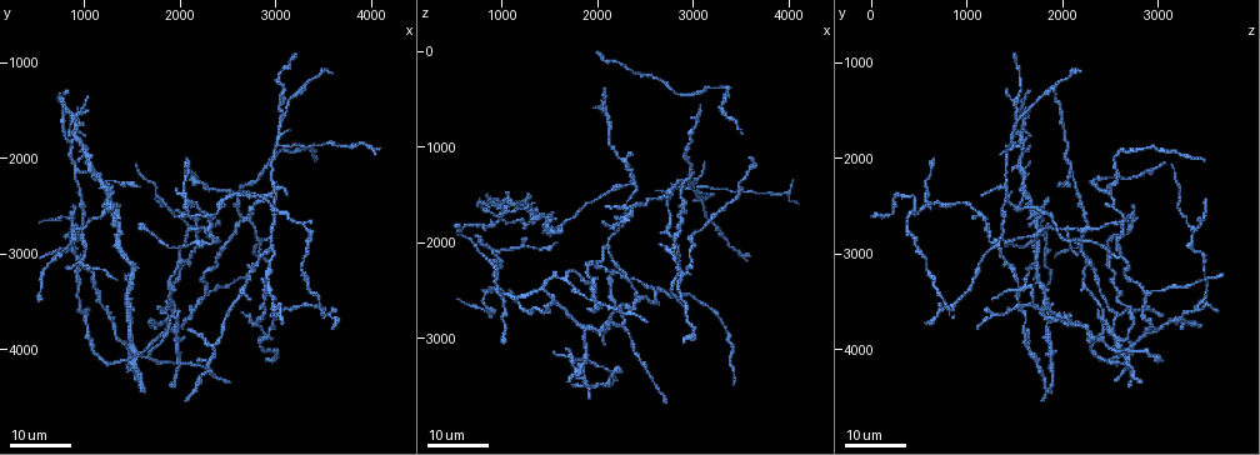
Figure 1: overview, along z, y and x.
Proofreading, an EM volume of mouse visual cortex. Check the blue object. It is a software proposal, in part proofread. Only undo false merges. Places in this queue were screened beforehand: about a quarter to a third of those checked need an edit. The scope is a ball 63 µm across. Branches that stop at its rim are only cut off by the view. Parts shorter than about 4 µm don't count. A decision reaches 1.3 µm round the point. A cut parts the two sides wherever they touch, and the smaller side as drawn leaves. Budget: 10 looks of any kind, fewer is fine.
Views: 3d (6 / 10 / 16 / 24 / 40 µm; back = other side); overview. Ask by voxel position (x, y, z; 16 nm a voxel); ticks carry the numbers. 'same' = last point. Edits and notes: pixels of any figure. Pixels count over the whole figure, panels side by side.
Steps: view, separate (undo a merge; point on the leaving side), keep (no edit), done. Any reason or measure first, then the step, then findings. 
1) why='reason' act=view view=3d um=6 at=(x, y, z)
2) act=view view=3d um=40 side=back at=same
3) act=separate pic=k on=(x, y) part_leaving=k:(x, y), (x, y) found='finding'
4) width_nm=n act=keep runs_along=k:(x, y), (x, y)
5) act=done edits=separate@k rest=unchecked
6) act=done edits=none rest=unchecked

act=view view=3d um=24 at=(2400, 2880, 1420)

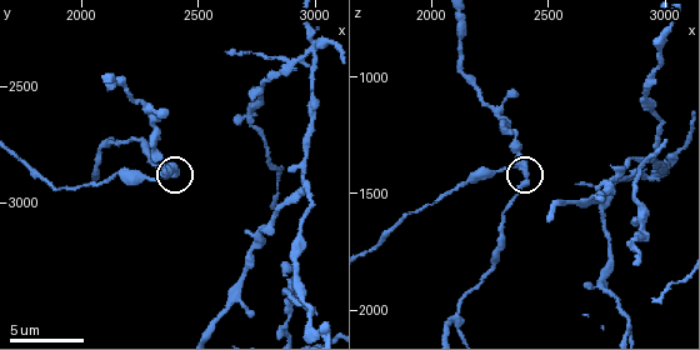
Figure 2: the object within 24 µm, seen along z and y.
why='closer look' act=view view=3d um=10 at=same

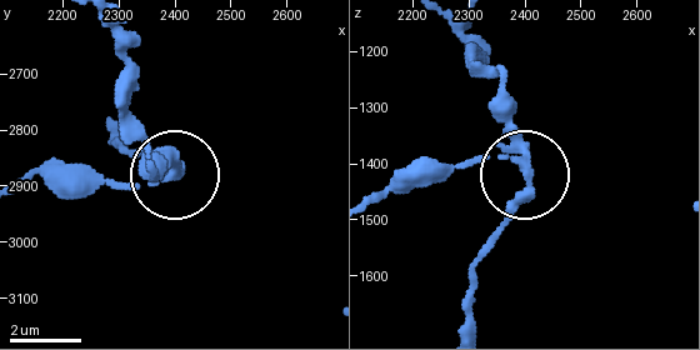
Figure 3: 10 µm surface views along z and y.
arms=3 act=keep runs_along=3:(464, 329), (476, 258), (524, 176), (500, 159), (413, 168) found='all the same neuron'

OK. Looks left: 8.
why='four-way junction' act=view view=3d um=16 at=(2980, 2360, 1420)

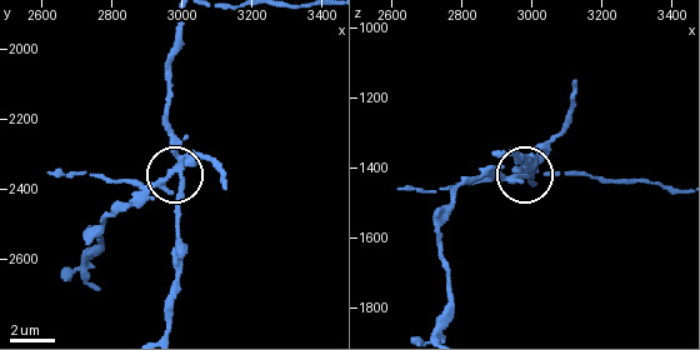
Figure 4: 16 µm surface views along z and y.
act=view view=3d um=6 at=same

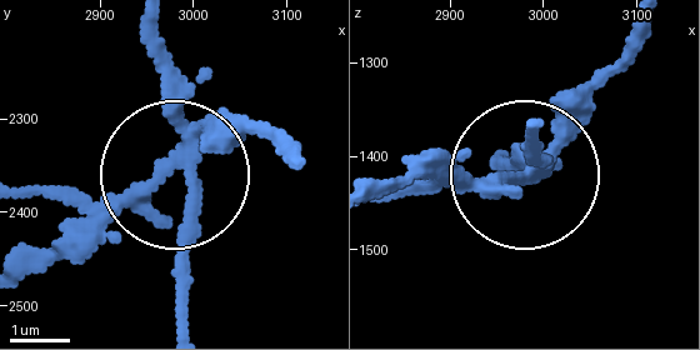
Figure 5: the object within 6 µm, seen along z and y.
act=view view=3d um=6 side=back at=same

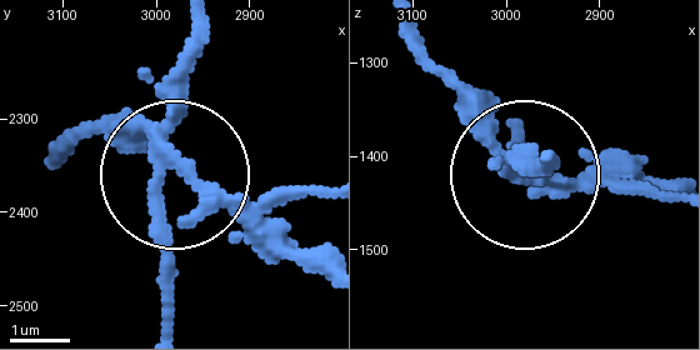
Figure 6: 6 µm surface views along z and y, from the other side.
arms=4 act=keep found='all the same neuron'

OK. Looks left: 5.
why='three arms meet' act=view view=3d um=16 at=(3280, 1240, 1940)

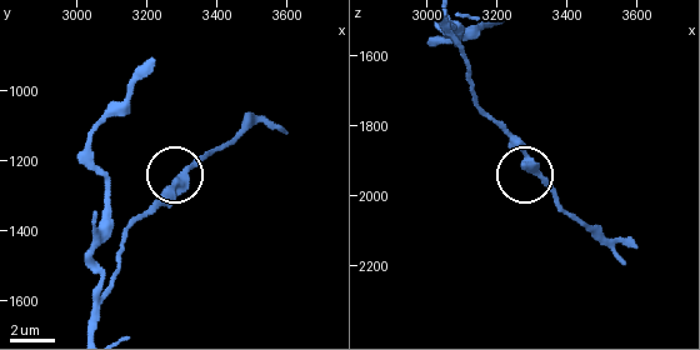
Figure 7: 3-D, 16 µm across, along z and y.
act=view view=3d um=10 at=(3300, 1250, 1920)

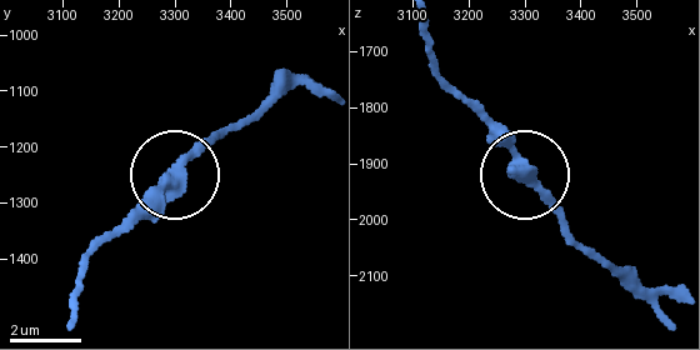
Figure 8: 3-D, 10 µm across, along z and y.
act=keep runs_along=8:(423, 23), (444, 85), (506, 148), (566, 234) found='one neuron here'

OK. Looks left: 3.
why='three-way junction' act=view view=3d um=16 at=(3060, 1620, 1520)

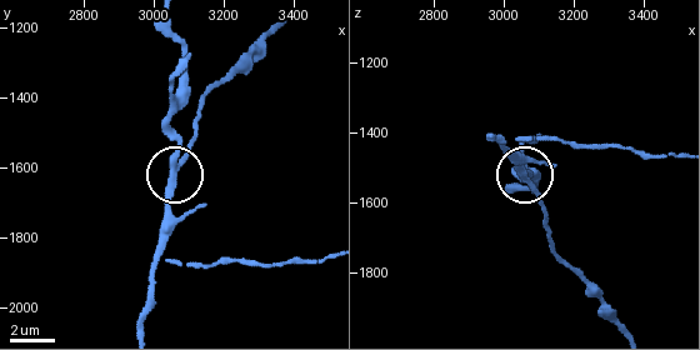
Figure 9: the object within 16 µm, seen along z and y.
act=view view=3d um=10 at=(3070, 1590, 1530)

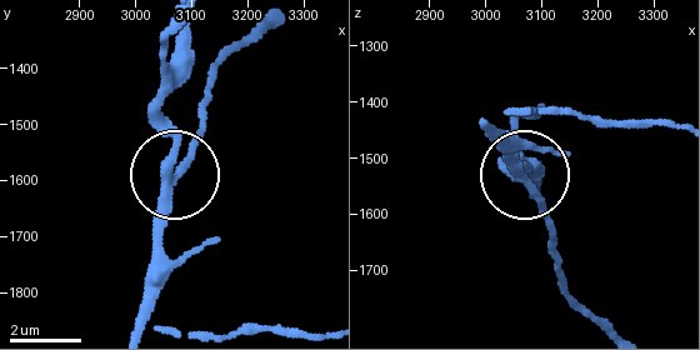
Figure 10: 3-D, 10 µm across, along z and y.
arms=3 act=keep runs_along=10:(136, 321), (171, 178), (175, 133), (160, 106), (160, 83) found='one neuron here'

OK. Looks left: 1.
act=done edits=none rest=unchecked

